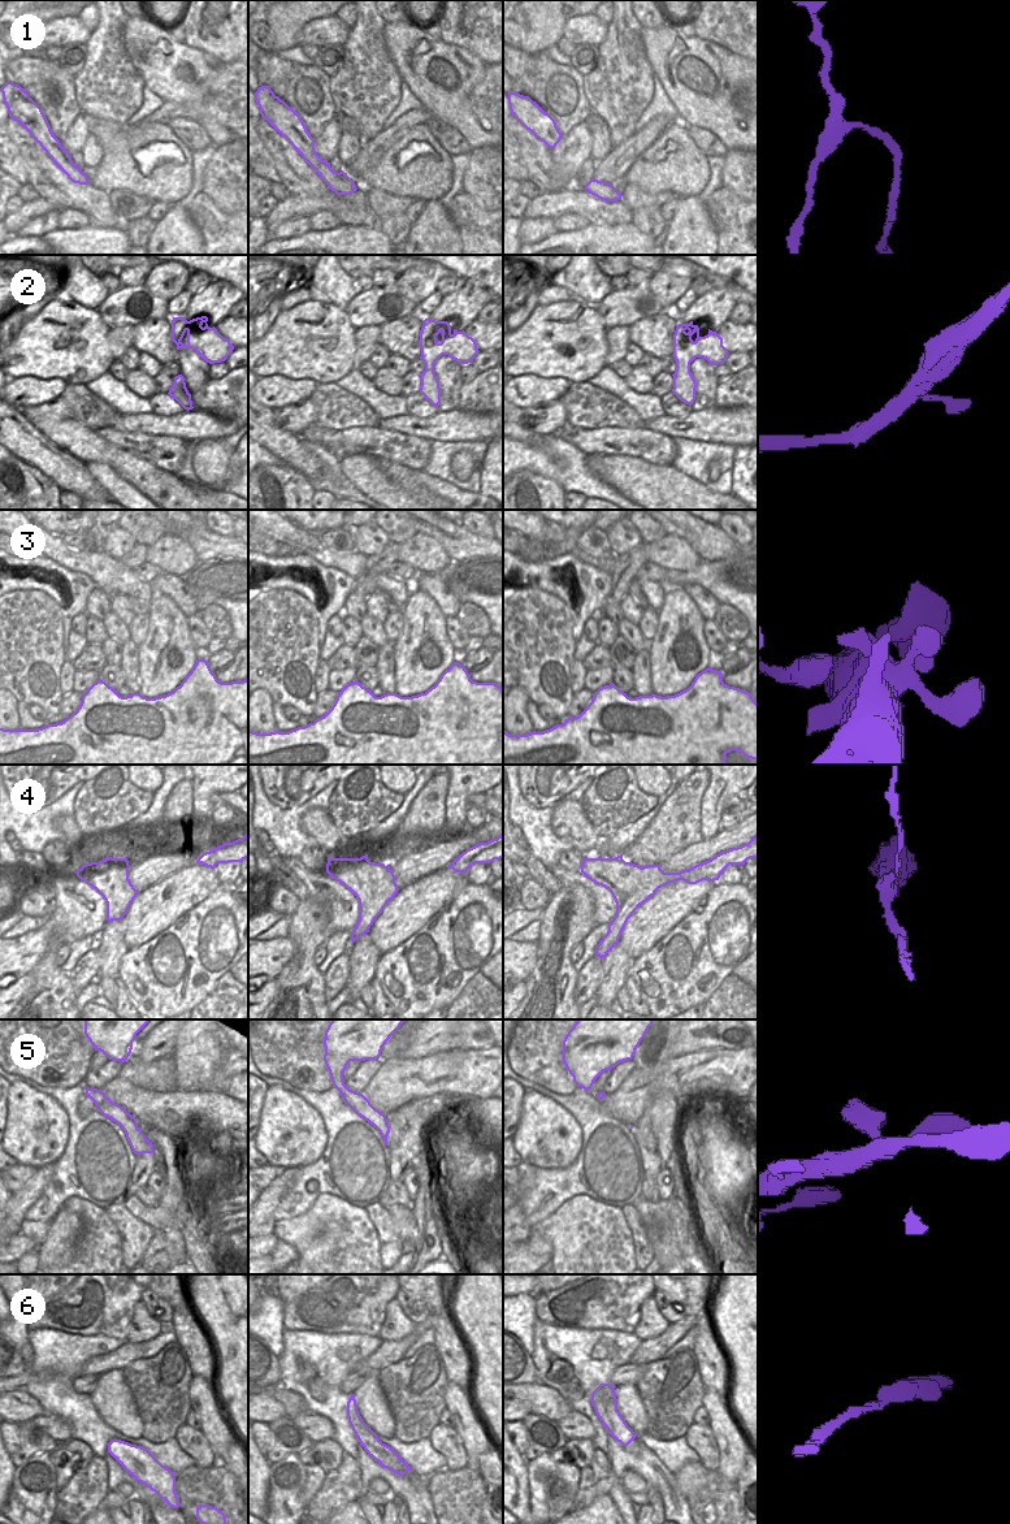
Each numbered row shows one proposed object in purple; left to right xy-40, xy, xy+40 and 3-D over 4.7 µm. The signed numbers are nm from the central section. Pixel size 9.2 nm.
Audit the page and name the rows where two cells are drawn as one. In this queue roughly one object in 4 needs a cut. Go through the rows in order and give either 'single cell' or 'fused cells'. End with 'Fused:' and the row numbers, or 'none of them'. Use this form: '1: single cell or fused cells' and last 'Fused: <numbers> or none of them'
1: single cell
2: single cell
3: single cell
4: single cell
5: single cell
6: single cell
Fused: none of them

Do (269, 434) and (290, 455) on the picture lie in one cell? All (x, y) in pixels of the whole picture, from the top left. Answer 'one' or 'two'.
one

